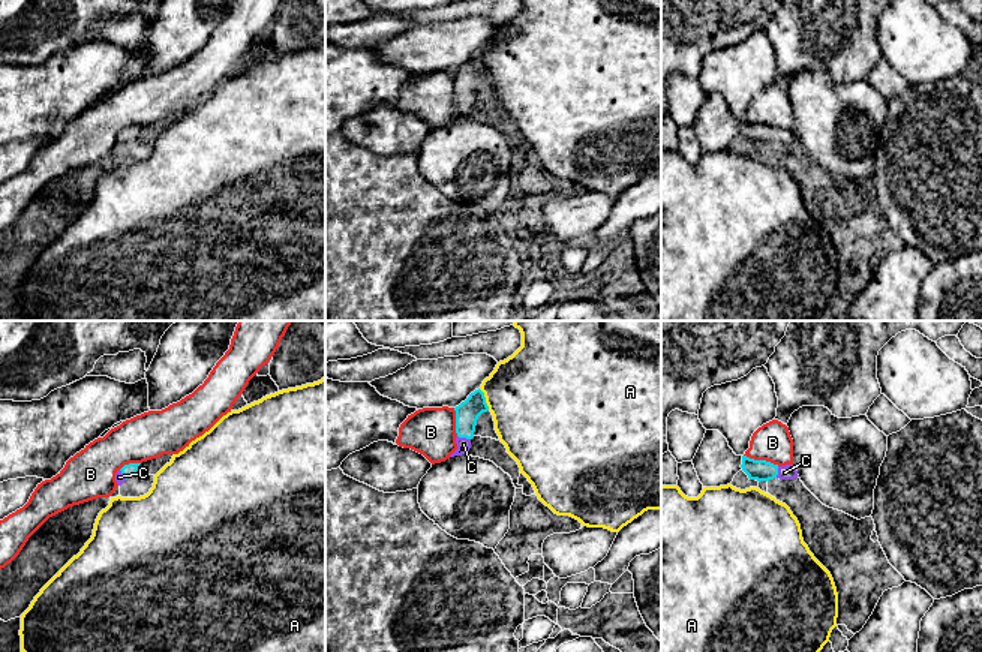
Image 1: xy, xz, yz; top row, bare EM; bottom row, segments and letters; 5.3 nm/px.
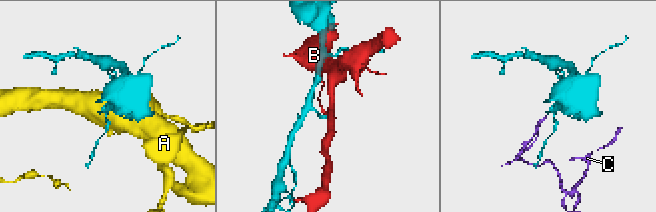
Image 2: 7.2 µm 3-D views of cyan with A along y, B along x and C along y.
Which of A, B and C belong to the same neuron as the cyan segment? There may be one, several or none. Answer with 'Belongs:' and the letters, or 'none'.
Belongs: C

